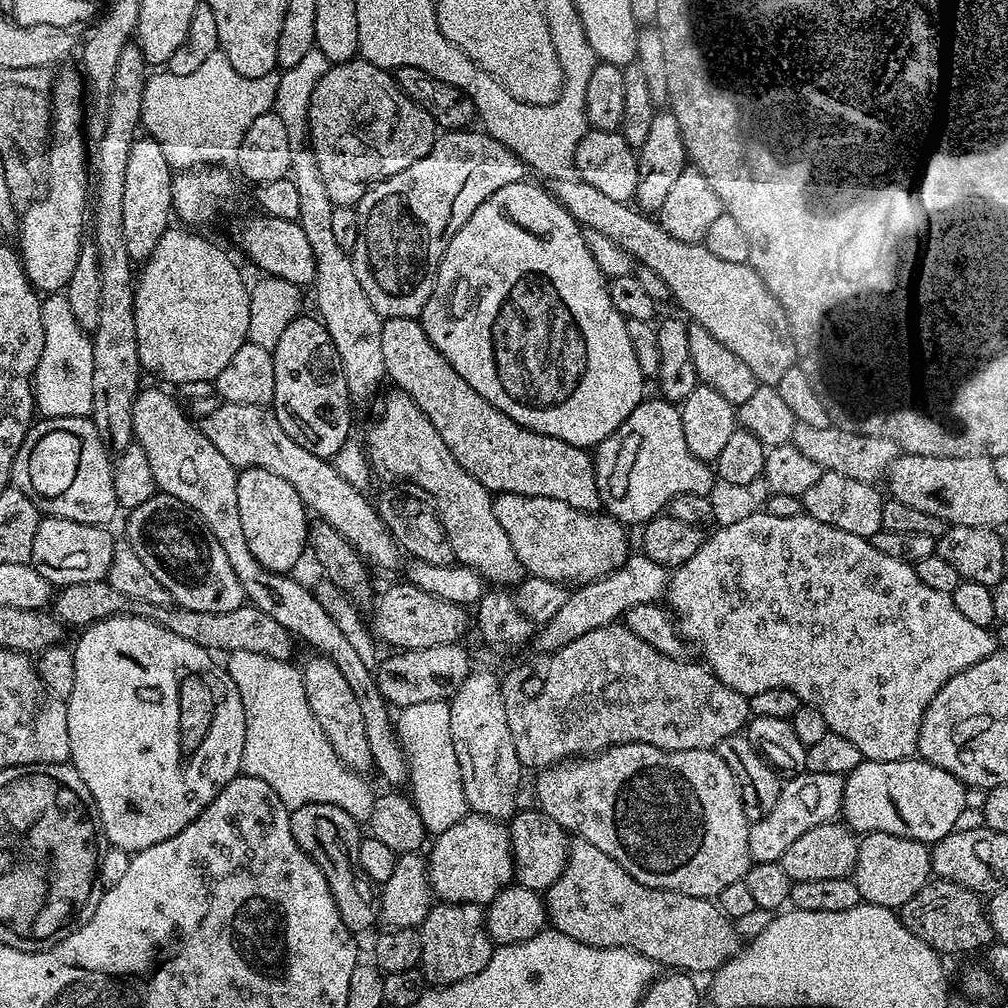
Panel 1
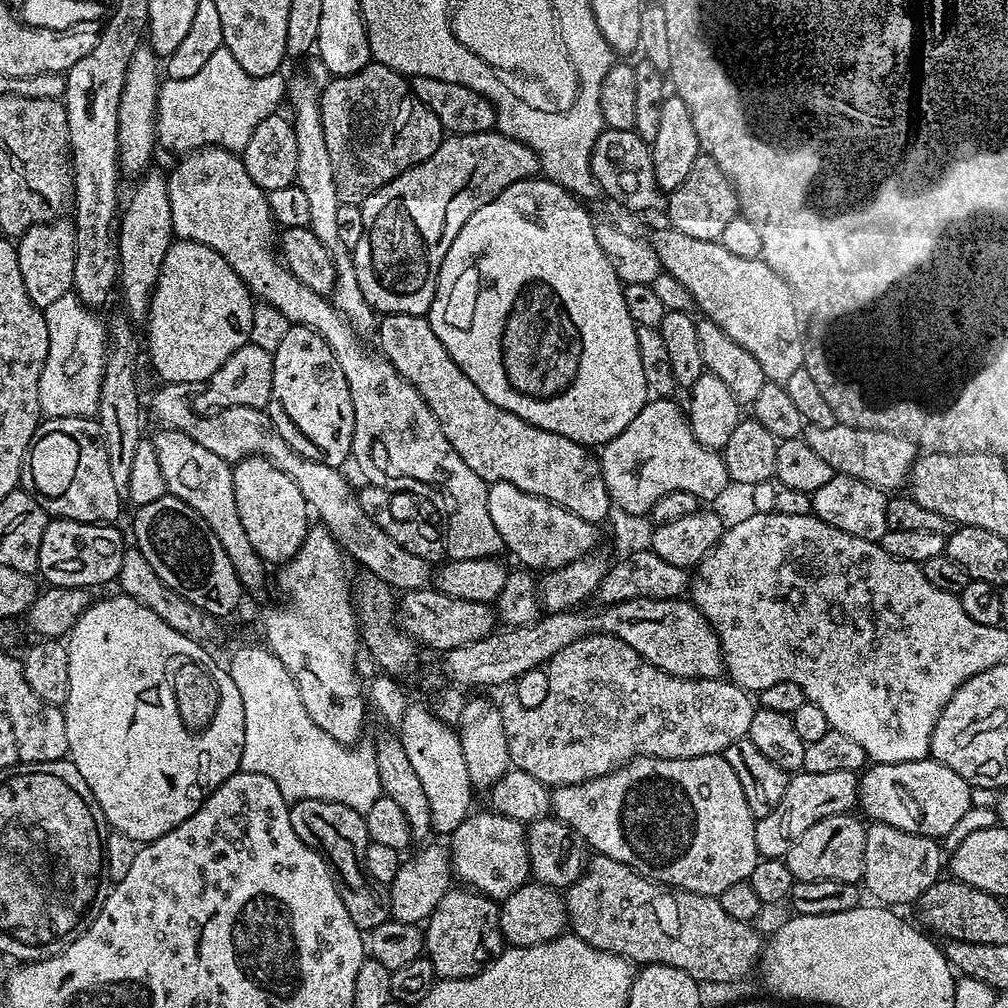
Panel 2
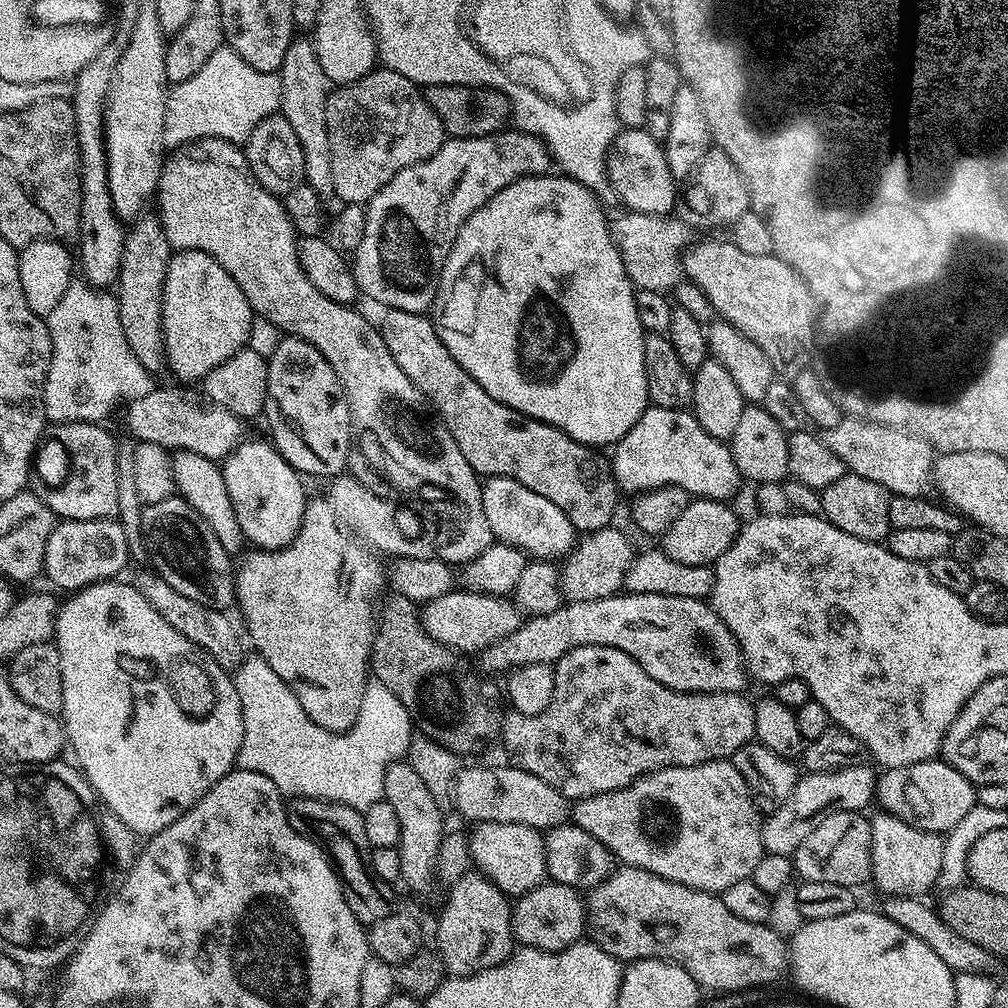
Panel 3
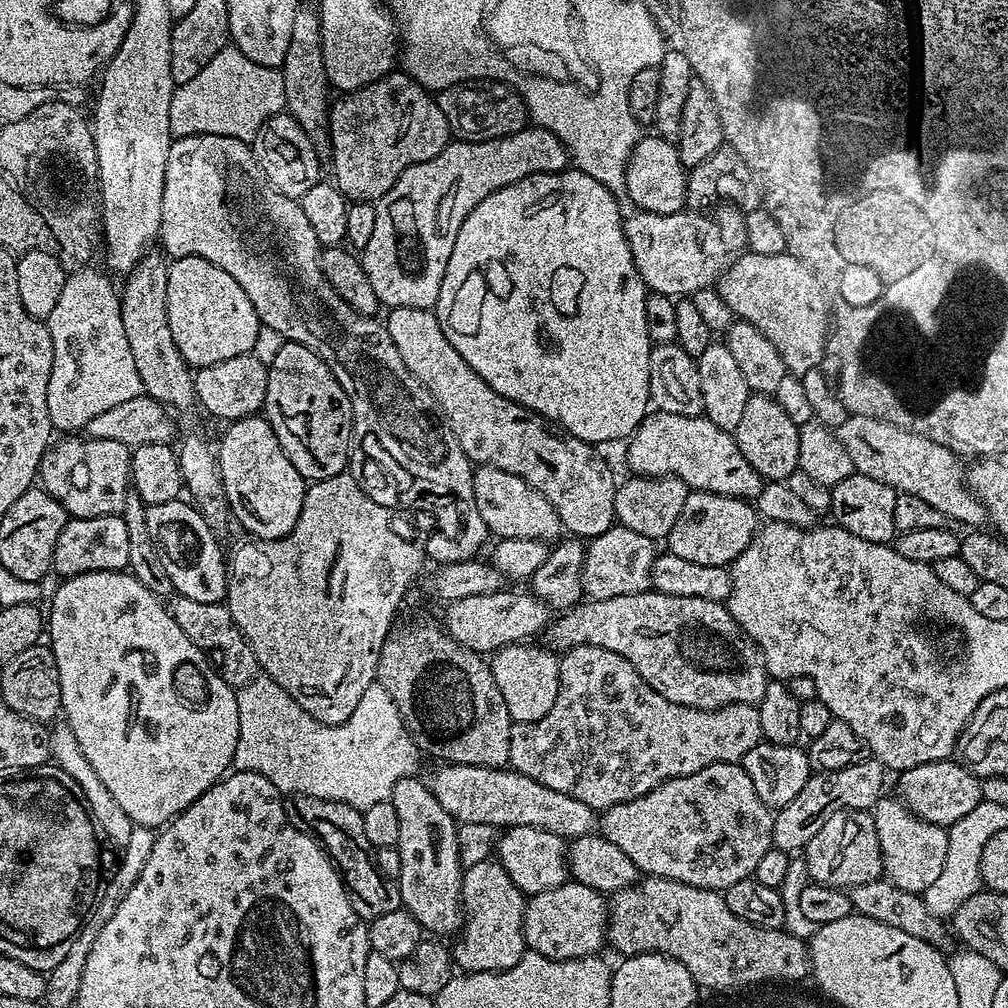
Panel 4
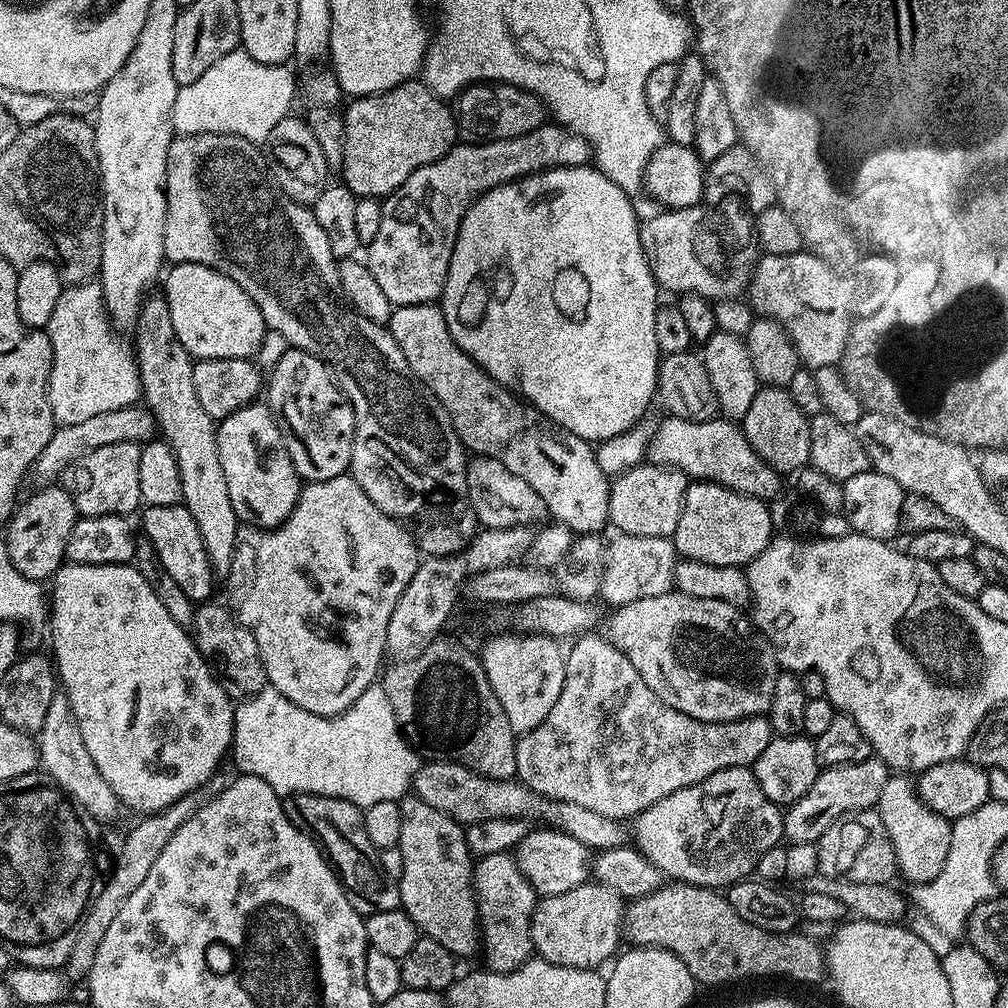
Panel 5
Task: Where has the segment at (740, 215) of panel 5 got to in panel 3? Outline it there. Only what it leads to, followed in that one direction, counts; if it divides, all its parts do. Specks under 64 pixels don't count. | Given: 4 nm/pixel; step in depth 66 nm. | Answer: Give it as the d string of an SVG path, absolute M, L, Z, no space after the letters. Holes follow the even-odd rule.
M621 211L621 216L617 220L611 221L610 227L612 237L622 254L622 266L626 266L626 274L630 278L633 288L637 290L654 290L655 292L667 293L675 289L682 279L682 261L684 249L693 243L693 229L679 218L669 218L668 216L651 216L641 212Z

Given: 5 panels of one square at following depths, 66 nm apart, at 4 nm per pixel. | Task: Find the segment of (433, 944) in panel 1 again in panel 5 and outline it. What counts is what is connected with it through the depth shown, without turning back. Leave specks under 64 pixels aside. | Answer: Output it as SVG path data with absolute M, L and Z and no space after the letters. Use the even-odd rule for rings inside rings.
M499 852L479 857L472 869L472 889L476 891L476 915L480 918L482 956L488 959L487 967L493 972L518 970L518 966L522 966L534 956L530 938L530 922L538 897L530 886L526 874L522 874L515 855L512 852Z

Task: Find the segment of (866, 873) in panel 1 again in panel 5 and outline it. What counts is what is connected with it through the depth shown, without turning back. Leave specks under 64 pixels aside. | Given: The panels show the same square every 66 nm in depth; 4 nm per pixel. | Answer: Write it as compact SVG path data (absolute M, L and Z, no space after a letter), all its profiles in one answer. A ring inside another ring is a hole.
M889 775L886 786L882 786L882 795L878 798L874 810L882 818L886 834L890 834L899 875L905 876L910 882L909 885L915 886L938 878L946 862L946 854L950 851L952 821L930 810L930 806L926 806L926 802L922 802L916 792L915 783L904 776L907 775Z

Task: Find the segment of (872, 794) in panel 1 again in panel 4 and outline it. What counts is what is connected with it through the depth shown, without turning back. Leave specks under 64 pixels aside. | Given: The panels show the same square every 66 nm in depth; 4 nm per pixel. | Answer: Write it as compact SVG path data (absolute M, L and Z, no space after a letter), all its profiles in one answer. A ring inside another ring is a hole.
M952 758L907 768L906 771L899 773L898 780L899 799L904 801L915 816L931 824L951 826L958 822L958 818L966 818L966 814L970 814L970 810L974 810L974 806L978 806L981 801L981 781L963 764Z

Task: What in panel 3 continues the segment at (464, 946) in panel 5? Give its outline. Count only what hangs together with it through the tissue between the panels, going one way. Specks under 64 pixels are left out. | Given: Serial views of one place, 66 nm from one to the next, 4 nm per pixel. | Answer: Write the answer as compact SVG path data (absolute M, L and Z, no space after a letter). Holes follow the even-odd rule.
M393 762L386 770L384 799L394 806L398 817L398 826L402 826L399 850L402 862L400 880L412 892L428 892L432 883L438 880L438 865L441 861L440 847L444 842L444 812L440 809L441 801L430 792L421 775L408 762Z

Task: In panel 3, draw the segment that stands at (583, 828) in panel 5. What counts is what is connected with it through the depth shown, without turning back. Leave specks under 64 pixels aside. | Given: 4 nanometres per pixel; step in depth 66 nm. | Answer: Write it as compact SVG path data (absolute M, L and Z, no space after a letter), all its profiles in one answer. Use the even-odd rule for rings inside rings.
M515 766L508 768L468 768L465 767L455 779L450 793L450 800L456 803L456 808L476 824L485 824L486 822L518 822L522 826L530 826L547 830L556 828L559 824L567 824L570 820L570 801L567 796L563 796L550 782L542 782L542 778L534 778L526 770Z

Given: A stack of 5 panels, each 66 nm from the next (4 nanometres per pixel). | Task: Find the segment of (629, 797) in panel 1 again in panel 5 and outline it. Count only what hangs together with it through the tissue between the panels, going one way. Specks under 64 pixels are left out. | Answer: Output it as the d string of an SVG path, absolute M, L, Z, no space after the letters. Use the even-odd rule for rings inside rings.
M751 767L727 768L710 774L710 778L702 778L702 782L694 782L694 786L674 790L674 794L662 798L662 802L654 802L654 806L642 810L634 817L630 824L630 832L634 837L635 847L639 848L641 854L646 858L650 858L650 862L654 862L654 866L662 869L665 877L682 884L693 884L699 888L724 890L737 884L740 880L749 879L756 871L758 858L762 858L762 854L766 854L766 850L777 847L784 840L784 812L781 805L776 804L770 798L766 798L766 794L762 794L762 786L758 786L758 778L753 774Z

